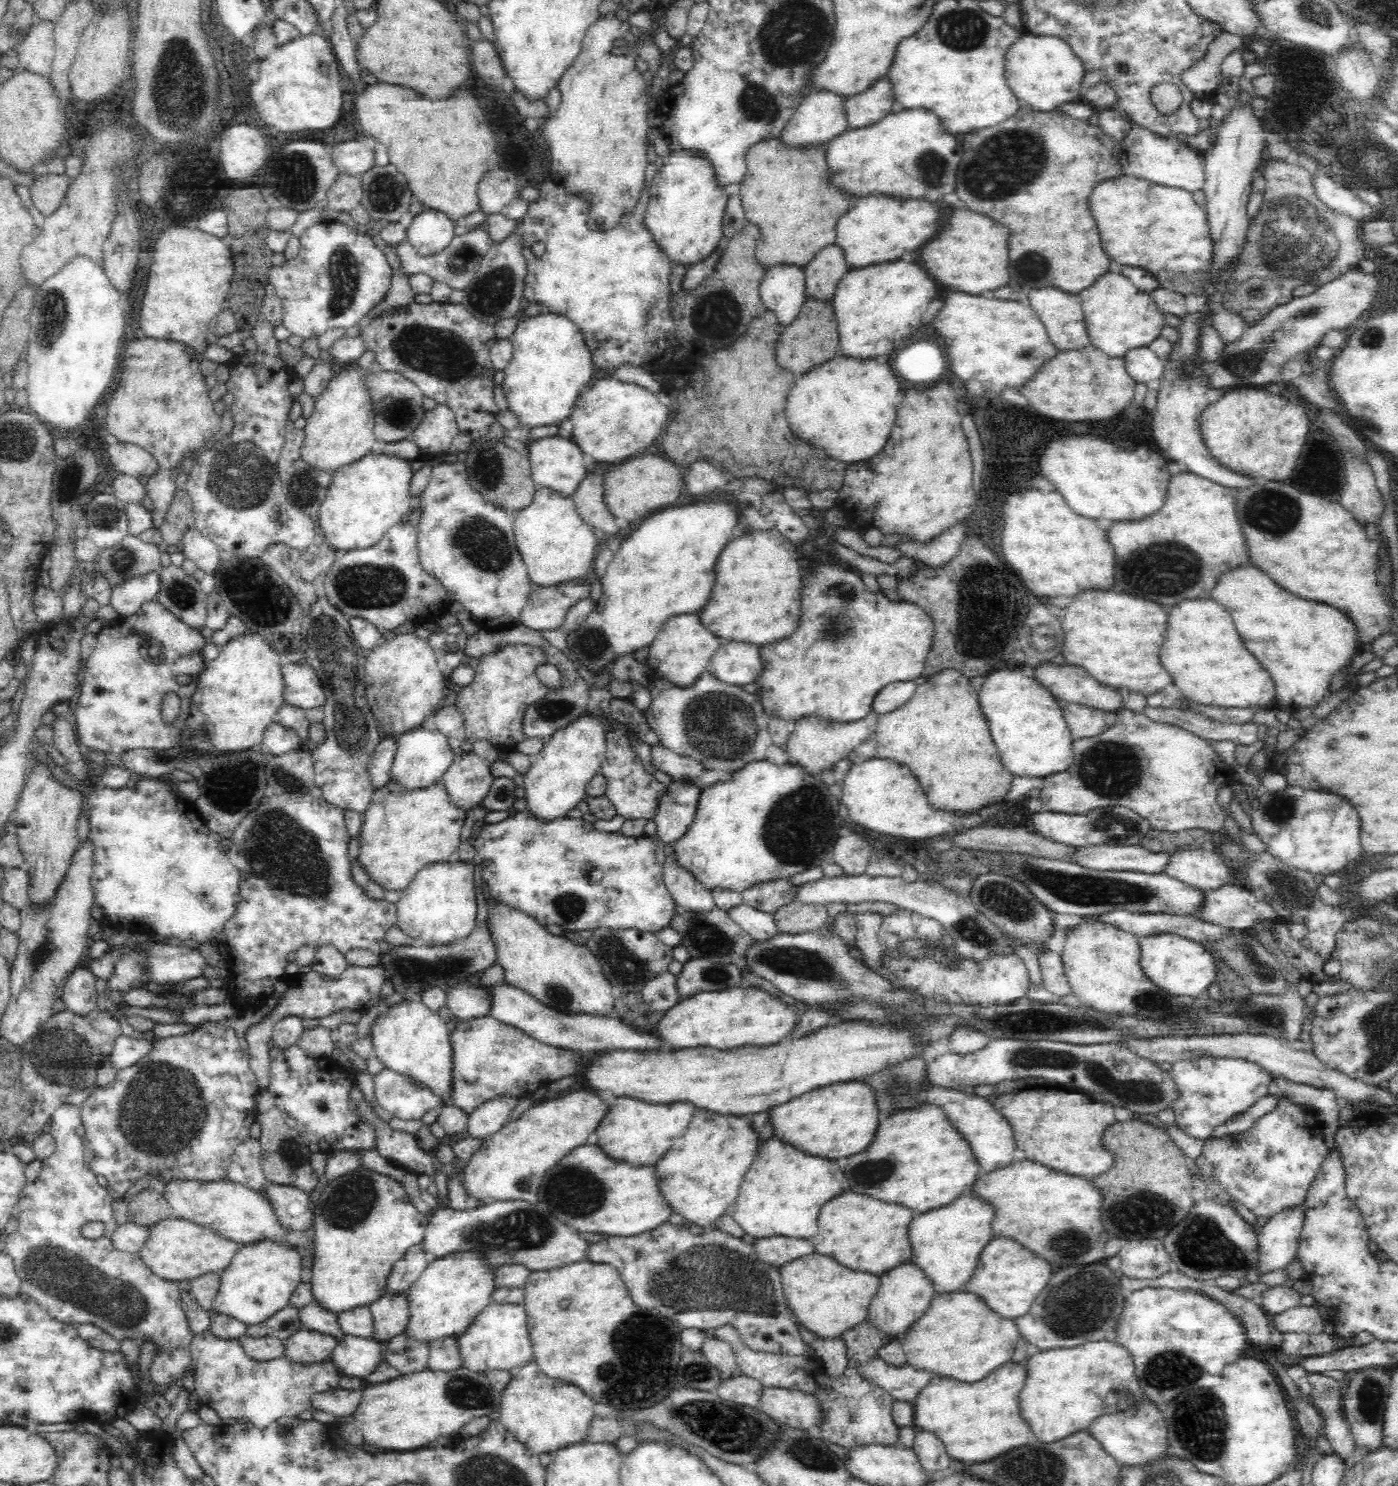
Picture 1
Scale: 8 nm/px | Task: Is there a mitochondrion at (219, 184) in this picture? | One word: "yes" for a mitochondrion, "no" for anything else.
no

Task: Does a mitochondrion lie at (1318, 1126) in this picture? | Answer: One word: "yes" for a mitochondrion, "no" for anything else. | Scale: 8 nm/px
no

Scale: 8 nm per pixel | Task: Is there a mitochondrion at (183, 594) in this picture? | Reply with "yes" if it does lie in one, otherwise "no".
yes

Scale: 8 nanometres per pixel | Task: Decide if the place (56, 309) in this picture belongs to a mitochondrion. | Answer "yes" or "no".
yes

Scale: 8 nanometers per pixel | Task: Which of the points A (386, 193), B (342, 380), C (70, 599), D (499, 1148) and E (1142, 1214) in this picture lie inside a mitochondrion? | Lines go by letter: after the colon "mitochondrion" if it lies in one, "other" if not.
A: mitochondrion
B: other
C: other
D: other
E: mitochondrion

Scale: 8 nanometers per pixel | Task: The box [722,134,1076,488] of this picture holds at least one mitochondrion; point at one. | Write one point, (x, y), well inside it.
(931, 167)

